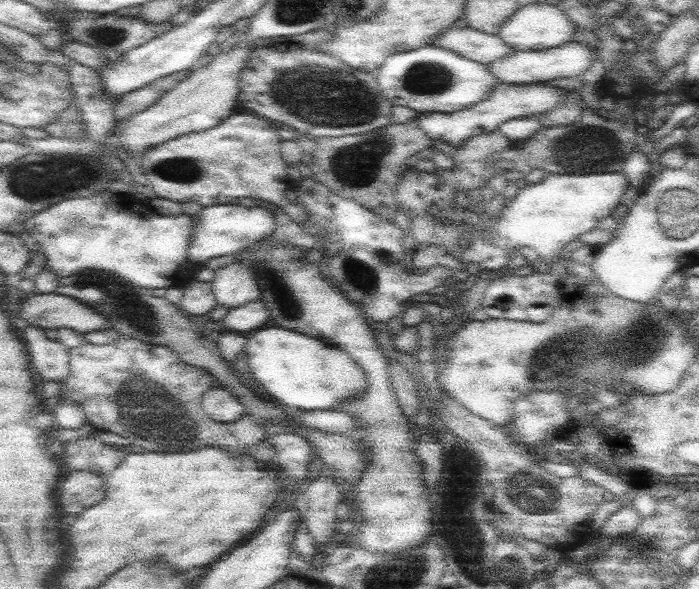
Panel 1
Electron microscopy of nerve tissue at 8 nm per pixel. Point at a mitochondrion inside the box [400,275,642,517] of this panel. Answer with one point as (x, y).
(547, 357)

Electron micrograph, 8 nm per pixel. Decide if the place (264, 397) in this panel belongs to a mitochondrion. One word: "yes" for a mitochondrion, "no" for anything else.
no

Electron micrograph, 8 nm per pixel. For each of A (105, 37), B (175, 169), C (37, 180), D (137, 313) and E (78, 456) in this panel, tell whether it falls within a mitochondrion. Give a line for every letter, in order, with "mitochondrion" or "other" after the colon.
A: mitochondrion
B: mitochondrion
C: mitochondrion
D: mitochondrion
E: other

